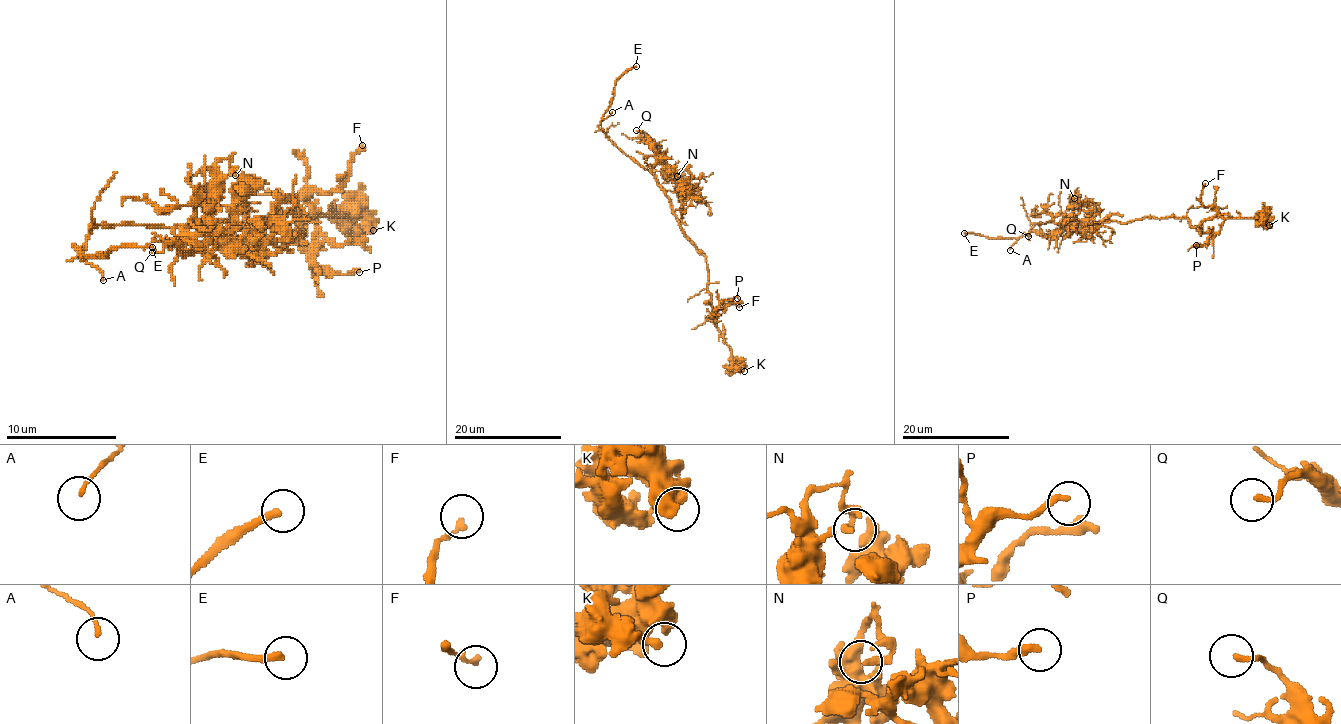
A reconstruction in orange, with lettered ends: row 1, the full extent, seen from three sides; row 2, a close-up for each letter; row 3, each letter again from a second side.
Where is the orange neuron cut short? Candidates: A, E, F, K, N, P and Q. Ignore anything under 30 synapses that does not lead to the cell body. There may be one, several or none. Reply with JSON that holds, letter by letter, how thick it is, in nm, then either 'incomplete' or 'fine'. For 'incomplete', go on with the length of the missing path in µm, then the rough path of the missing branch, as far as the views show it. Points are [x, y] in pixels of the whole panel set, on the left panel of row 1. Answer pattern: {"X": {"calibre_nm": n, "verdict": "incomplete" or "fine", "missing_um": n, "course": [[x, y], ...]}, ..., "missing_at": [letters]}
{"A": {"calibre_nm": 130, "verdict": "fine"}, "E": {"calibre_nm": 260, "verdict": "incomplete", "missing_um": 45, "course": [[152, 247], [196, 258], [249, 258], [340, 238], [359, 219], [356, 181], [381, 134], [428, 109]]}, "F": {"calibre_nm": 180, "verdict": "fine"}, "K": {"calibre_nm": 240, "verdict": "fine"}, "N": {"calibre_nm": 240, "verdict": "fine"}, "P": {"calibre_nm": 240, "verdict": "fine"}, "Q": {"calibre_nm": 170, "verdict": "fine"}, "missing_at": ["E"]}

